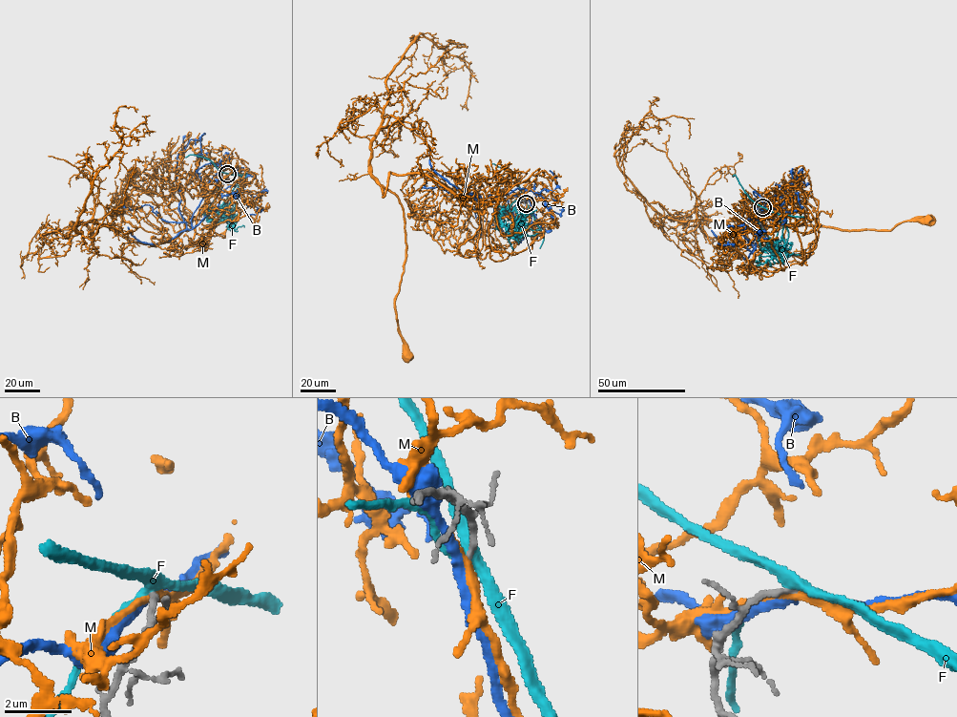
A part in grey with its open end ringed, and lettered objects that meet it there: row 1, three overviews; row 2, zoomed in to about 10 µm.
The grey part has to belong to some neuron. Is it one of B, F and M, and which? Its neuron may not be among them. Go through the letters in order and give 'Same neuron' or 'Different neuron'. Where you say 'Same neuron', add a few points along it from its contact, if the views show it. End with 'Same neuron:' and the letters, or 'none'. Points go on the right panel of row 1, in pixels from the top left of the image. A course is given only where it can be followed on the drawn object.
B: Different neuron
F: Different neuron
M: Different neuron
Same neuron: none

